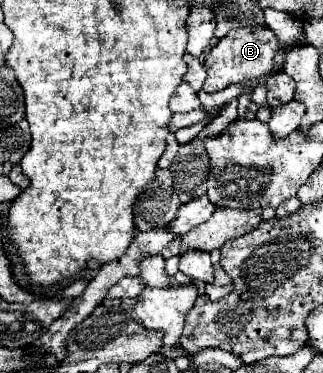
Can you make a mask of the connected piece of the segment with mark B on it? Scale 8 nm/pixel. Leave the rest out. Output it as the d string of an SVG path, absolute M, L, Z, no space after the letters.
M252 25L252 27L240 27L240 29L232 29L228 31L226 37L222 37L206 55L204 59L204 67L206 67L206 81L204 81L204 91L208 93L216 93L222 91L224 87L232 85L232 83L240 83L240 81L248 81L248 79L262 79L266 75L272 73L274 67L274 59L278 53L288 55L296 45L286 45L282 47L280 39L274 35L274 31L270 31L264 25Z

